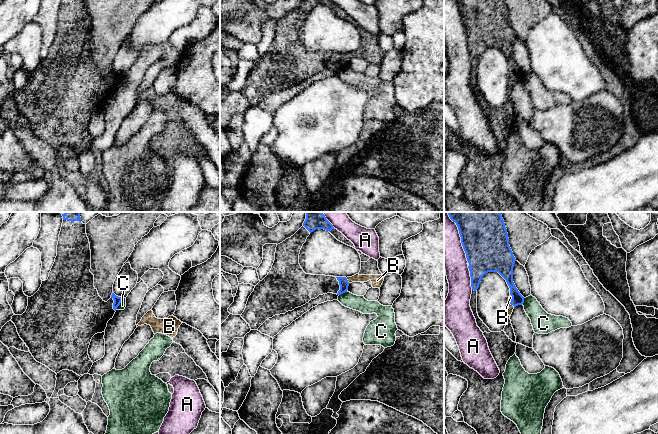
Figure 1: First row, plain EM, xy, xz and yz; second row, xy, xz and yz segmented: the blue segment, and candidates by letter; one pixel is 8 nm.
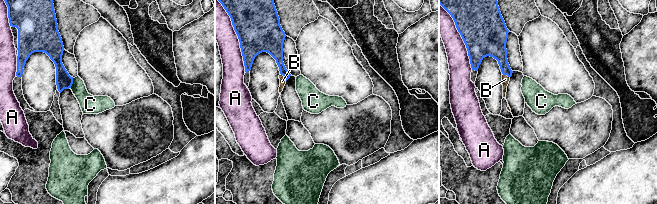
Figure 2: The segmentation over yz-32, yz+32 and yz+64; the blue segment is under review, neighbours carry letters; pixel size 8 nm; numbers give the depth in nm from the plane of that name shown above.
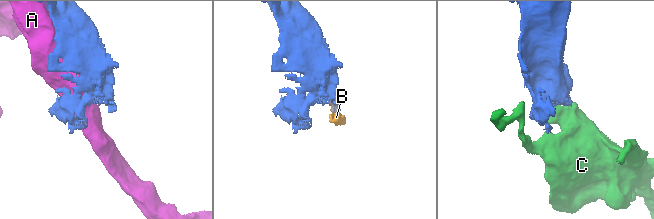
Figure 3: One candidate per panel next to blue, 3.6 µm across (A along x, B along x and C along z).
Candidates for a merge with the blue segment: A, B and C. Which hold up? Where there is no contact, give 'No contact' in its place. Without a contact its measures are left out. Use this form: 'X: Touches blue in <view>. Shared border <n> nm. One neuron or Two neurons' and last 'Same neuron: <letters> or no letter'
A: Touches blue in yz. Shared border 200 nm. Two neurons
B: Touches blue in xz. Shared border 50 nm. One neuron
C: Touches blue in xy. Shared border 110 nm. Two neurons
Same neuron: B

